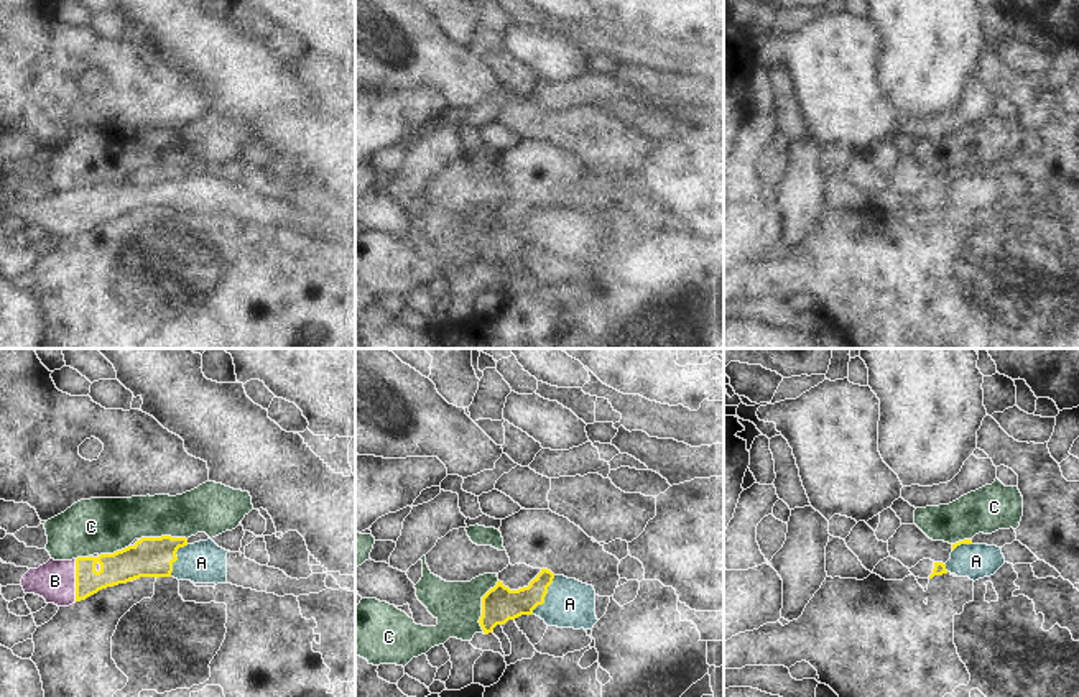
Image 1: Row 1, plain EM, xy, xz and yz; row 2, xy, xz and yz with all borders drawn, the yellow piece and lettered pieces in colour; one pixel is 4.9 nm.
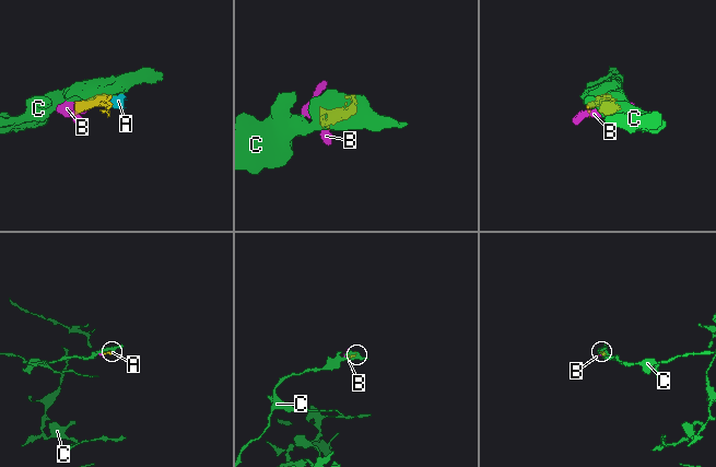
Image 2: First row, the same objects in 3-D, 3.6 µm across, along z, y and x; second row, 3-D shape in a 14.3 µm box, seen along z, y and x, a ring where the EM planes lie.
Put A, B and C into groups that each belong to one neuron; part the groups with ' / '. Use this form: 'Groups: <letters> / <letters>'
Groups: A B / C

